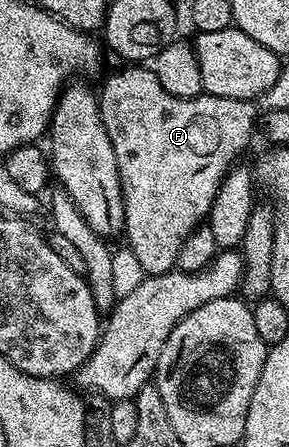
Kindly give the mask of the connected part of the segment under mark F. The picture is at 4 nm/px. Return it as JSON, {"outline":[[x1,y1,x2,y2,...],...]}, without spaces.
{"outline":[[125,65,122,71,117,71,114,75,109,75,105,79,105,84,102,87,99,87,99,102,101,104,101,116,103,117,103,129,107,129,107,137,111,137,111,149,115,153,115,161,117,162,117,168,119,169,119,181,121,182,121,196,123,197,123,205,125,206,125,229,123,232,124,238,129,238,127,240,127,245,132,251,135,253,136,259,141,262,143,265,143,269,145,270,146,276,151,275,162,275,163,273,167,273,168,271,174,270,177,265,177,258,179,257,179,249,183,245,183,241,187,241,187,237,191,232,193,232,196,227,202,226,209,218,209,210,211,209,211,205,215,201,215,193,219,193,219,185,225,179,226,173,229,172,229,168,234,166,238,162,237,159,241,154,245,151,245,146,249,143,249,138,253,135,253,127,255,131,255,124,259,119,259,110,257,111,257,103,252,99,232,99,231,97,219,97,218,95,206,95,204,93,197,95,193,99,184,99,183,97,171,97,171,93,167,93,165,89,163,89,163,85,159,85,159,77,155,77,155,73,145,65]]}

